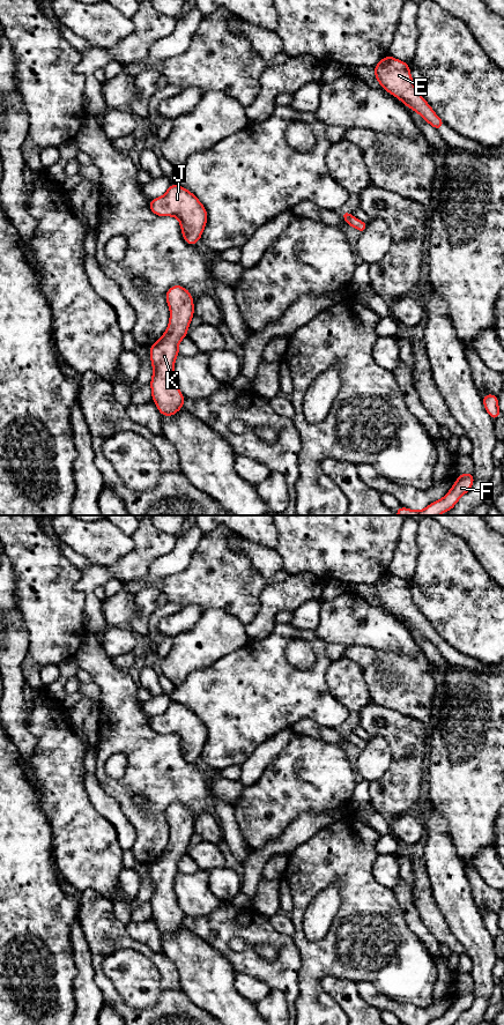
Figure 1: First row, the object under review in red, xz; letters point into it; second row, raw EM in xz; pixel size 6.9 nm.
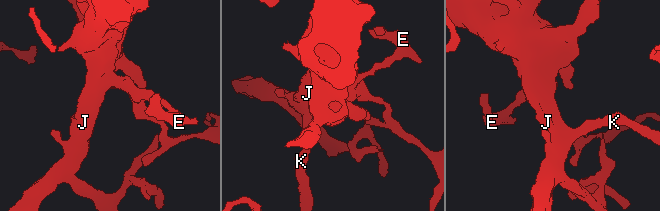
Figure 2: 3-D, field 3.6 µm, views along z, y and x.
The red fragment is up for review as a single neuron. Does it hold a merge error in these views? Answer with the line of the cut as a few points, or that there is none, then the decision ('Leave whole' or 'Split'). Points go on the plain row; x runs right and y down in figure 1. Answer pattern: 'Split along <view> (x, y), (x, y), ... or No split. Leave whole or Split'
No split. Leave whole

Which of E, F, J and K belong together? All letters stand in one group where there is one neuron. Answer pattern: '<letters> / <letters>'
E F J K

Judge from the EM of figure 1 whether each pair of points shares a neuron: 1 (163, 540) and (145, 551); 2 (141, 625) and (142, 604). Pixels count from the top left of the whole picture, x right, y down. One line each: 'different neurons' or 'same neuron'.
1: same neuron
2: same neuron

